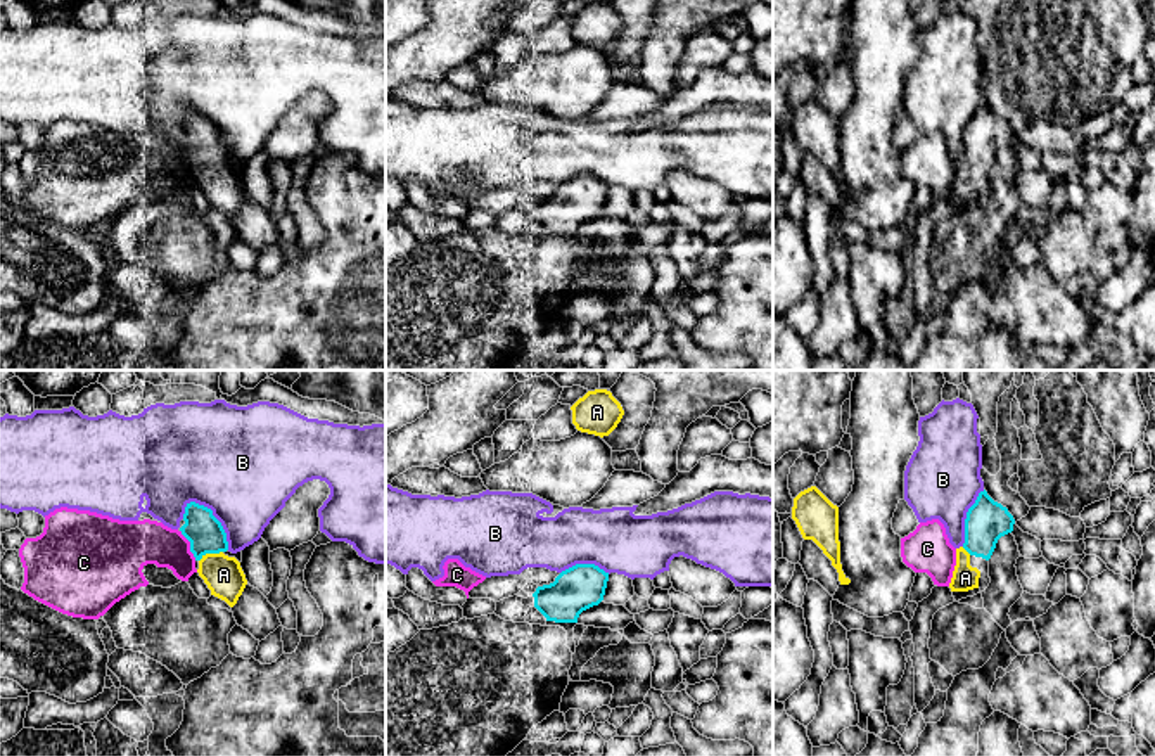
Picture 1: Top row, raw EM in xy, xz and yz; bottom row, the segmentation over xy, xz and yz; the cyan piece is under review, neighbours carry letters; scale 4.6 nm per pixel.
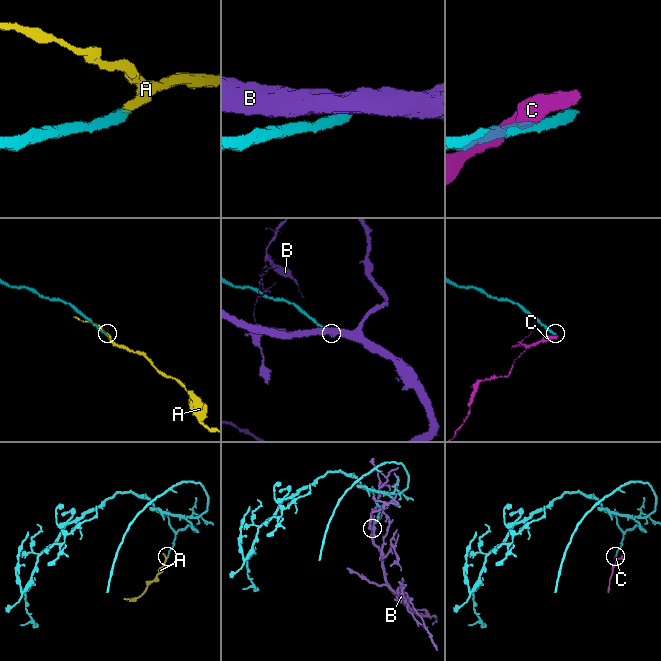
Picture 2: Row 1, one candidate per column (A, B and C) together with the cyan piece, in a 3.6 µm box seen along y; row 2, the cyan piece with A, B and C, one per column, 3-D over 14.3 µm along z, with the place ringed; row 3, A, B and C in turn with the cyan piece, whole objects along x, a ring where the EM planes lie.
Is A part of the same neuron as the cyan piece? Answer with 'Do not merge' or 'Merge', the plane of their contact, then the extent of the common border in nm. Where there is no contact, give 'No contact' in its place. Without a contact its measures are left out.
Merge. Touches cyan in xy. Shared border 120 nm

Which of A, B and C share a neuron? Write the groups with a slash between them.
A / B / C

